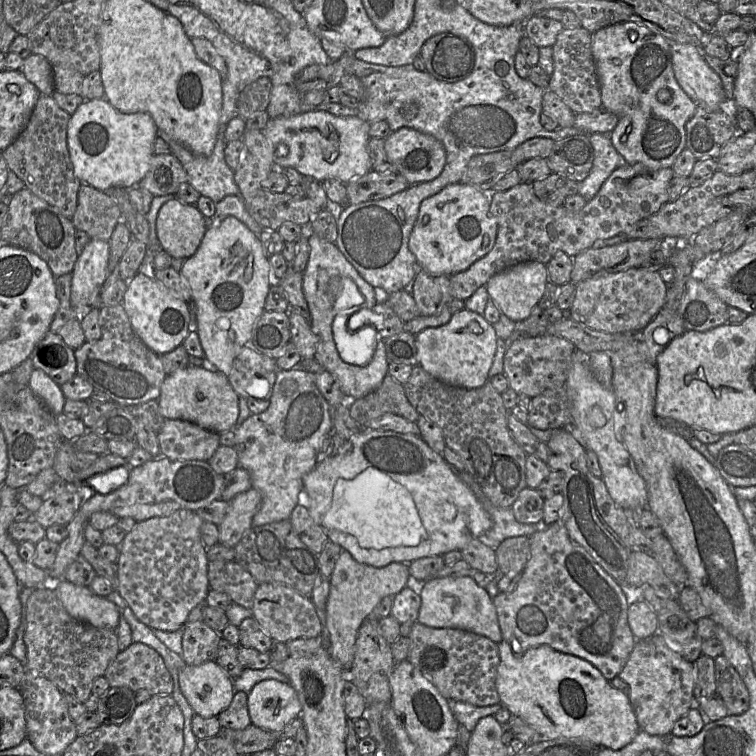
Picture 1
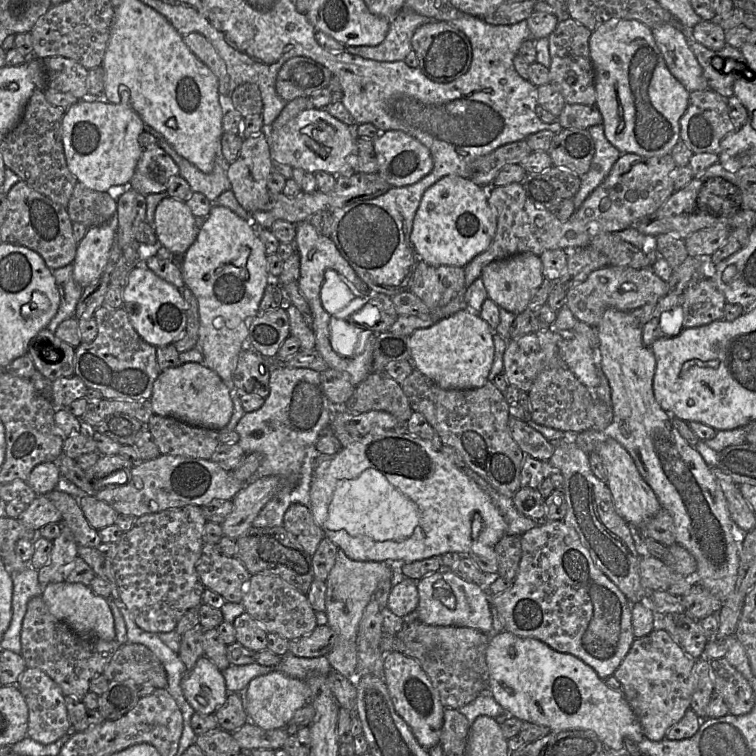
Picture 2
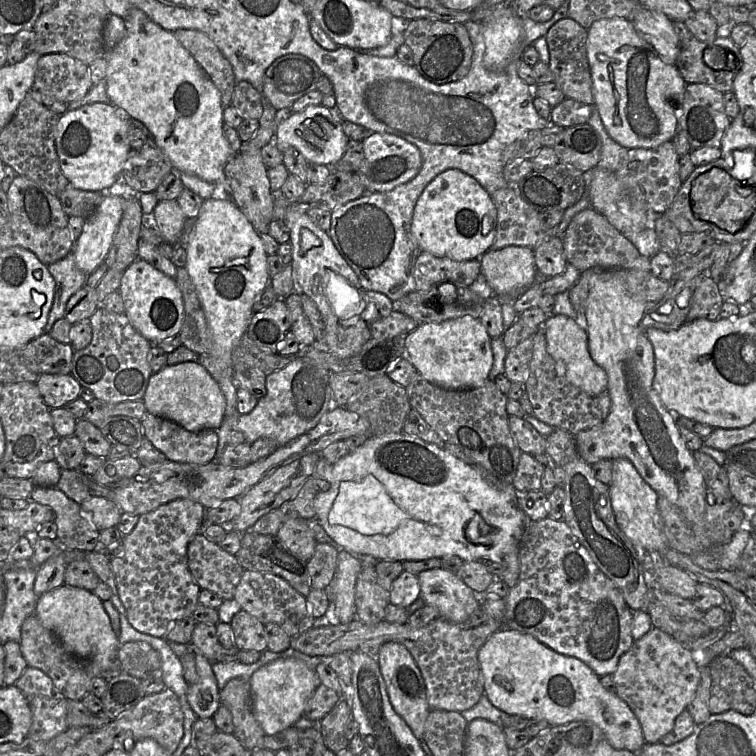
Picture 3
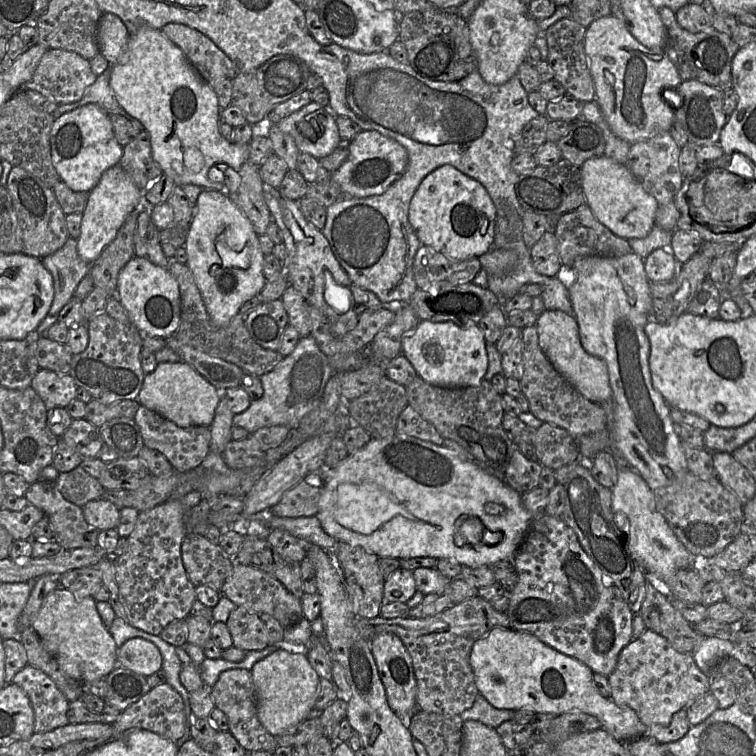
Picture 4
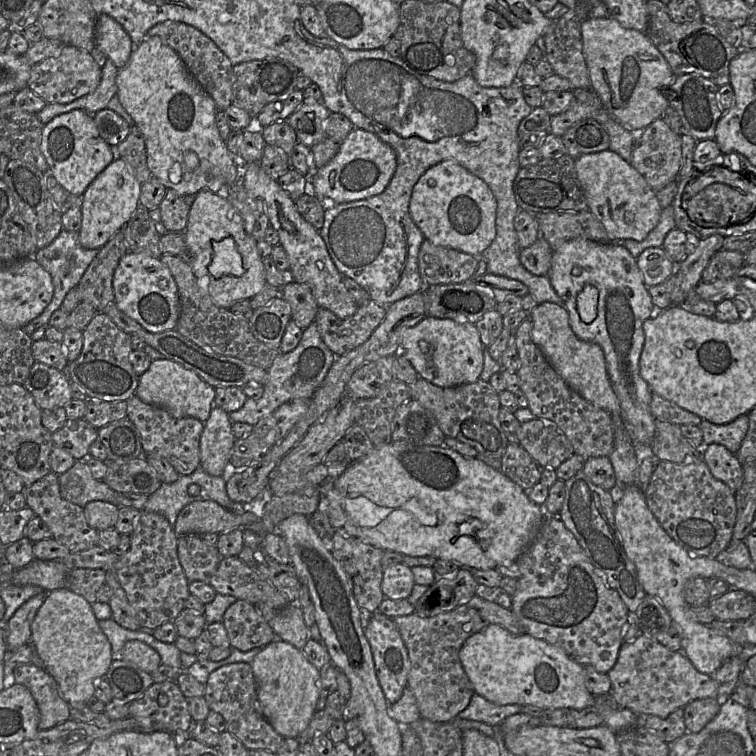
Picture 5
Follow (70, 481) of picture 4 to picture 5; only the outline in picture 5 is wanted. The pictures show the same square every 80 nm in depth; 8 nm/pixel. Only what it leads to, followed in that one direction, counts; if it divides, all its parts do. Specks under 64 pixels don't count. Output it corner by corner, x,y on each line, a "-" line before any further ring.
85,459
58,476
60,494
63,499
85,507
91,501
105,501
116,505
116,491
105,482
93,477

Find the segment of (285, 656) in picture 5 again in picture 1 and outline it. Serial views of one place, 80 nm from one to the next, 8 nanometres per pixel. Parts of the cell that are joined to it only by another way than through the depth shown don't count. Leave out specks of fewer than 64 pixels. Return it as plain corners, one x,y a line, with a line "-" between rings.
268,679
257,683
248,693
251,724
272,732
281,732
285,725
301,714
297,693
289,683

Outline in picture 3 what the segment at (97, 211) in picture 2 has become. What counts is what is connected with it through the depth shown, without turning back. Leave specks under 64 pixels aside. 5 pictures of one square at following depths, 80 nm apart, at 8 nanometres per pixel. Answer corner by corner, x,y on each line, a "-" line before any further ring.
68,184
60,194
59,201
64,212
69,216
90,217
101,203
104,194
97,191
84,191

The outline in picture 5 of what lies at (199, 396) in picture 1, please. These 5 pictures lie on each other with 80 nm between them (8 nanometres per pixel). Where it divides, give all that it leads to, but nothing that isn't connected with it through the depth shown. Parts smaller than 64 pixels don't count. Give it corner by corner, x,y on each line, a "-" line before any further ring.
164,358
152,360
149,368
139,376
136,395
143,402
161,407
176,418
192,417
205,422
214,406
215,387
179,363

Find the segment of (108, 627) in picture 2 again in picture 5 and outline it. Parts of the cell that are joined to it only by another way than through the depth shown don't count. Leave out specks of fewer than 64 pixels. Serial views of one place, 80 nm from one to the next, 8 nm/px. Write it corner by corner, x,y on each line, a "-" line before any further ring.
66,587
46,594
31,625
30,644
71,708
87,705
87,701
94,696
95,683
105,678
114,660
111,644
99,627
92,605

